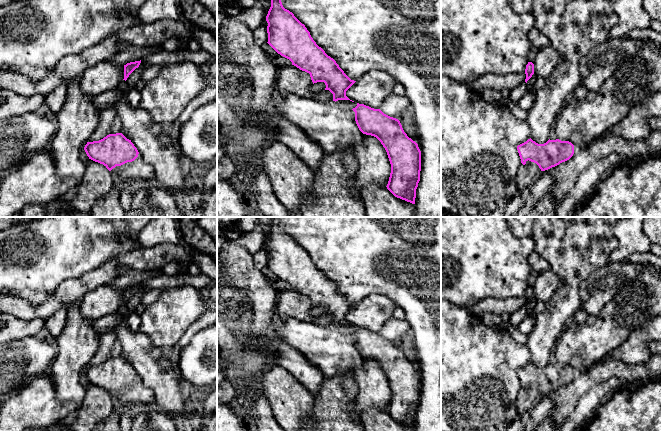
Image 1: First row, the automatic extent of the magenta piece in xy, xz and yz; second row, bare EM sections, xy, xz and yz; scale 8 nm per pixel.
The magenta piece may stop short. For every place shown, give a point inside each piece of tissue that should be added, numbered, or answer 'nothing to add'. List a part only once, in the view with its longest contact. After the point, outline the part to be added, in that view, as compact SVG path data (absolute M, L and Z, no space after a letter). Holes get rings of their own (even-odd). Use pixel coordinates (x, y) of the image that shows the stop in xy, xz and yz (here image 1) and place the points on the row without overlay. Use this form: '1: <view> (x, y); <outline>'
1: xy (138, 396); M140 377L134 385L116 390L111 396L121 408L134 411L150 407L155 401L154 393L143 384Z

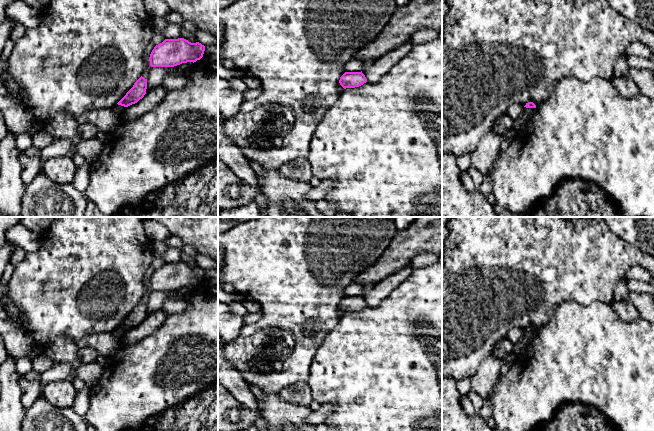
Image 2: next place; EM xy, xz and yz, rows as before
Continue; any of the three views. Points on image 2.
nothing to add

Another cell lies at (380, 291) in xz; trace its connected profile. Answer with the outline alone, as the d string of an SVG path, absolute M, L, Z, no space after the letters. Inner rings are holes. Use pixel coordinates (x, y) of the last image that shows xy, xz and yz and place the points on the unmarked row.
M411 263L402 270L390 275L383 281L375 284L373 289L369 292L364 292L362 297L365 299L367 306L374 307L380 304L392 290L405 281L413 272Z

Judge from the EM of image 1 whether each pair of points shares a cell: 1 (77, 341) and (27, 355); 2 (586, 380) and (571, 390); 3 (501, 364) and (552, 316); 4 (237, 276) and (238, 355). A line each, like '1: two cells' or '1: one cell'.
1: two cells
2: one cell
3: two cells
4: one cell

